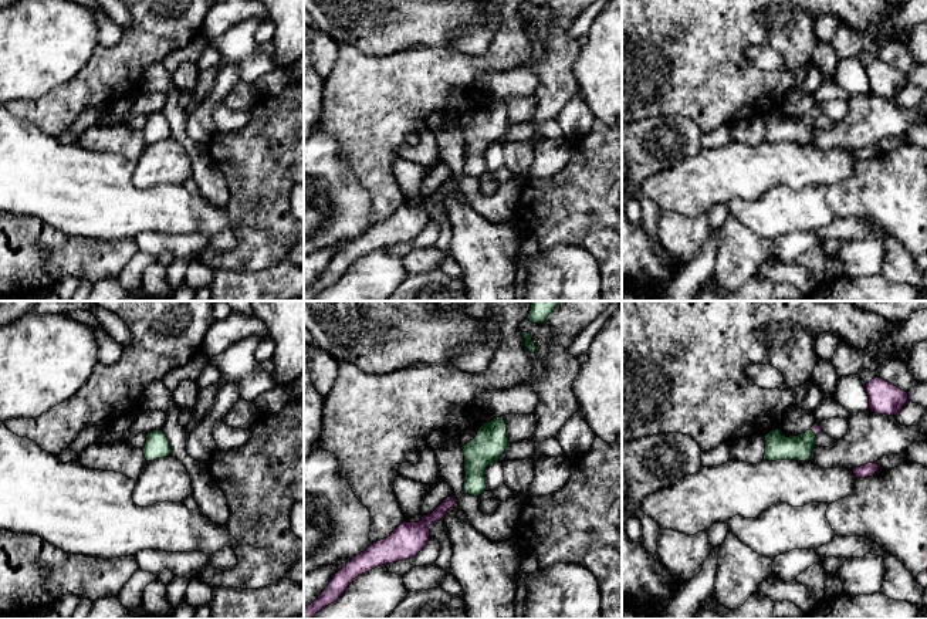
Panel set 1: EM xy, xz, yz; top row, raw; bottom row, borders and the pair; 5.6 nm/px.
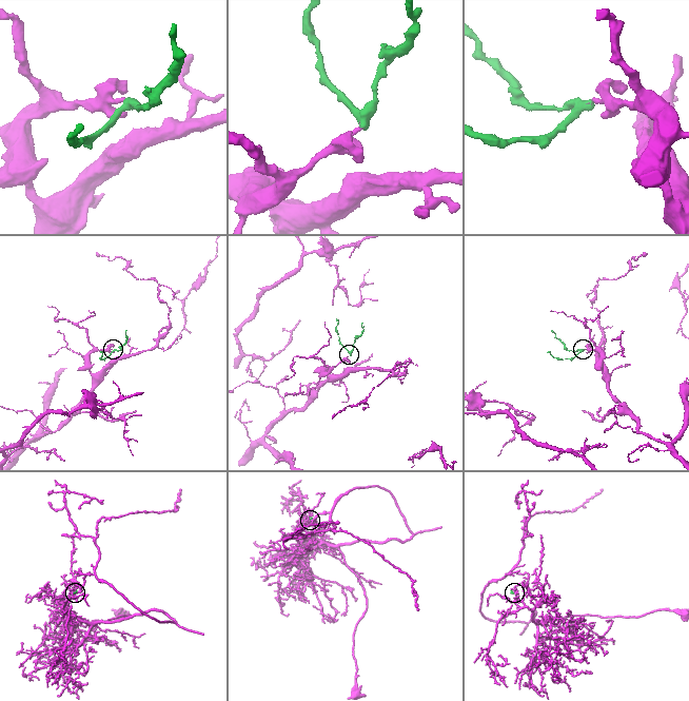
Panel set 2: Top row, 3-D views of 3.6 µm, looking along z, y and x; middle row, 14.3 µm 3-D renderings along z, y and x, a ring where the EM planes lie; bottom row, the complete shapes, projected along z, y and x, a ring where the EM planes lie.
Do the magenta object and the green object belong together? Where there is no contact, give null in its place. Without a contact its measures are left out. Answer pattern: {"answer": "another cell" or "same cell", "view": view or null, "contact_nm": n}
{"answer": "same cell", "view": "yz", "contact_nm": 50}

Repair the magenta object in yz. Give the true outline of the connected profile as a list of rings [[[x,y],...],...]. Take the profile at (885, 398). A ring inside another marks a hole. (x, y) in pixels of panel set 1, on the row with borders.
[[[877,376],[866,383],[866,392],[869,409],[879,415],[896,416],[909,402],[907,392]]]

